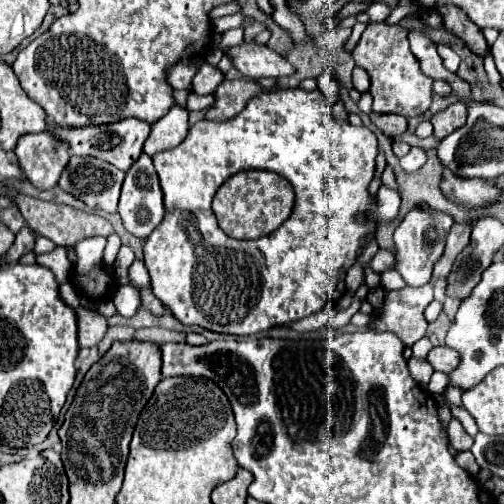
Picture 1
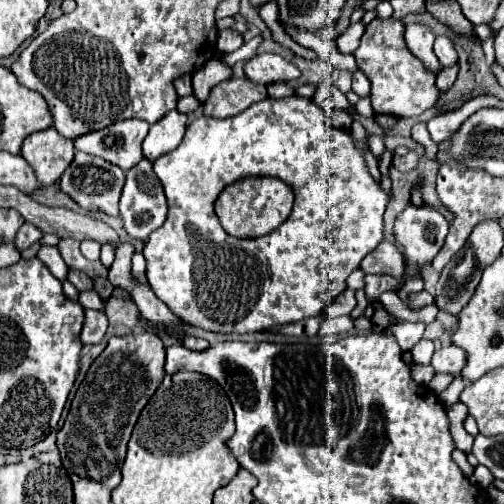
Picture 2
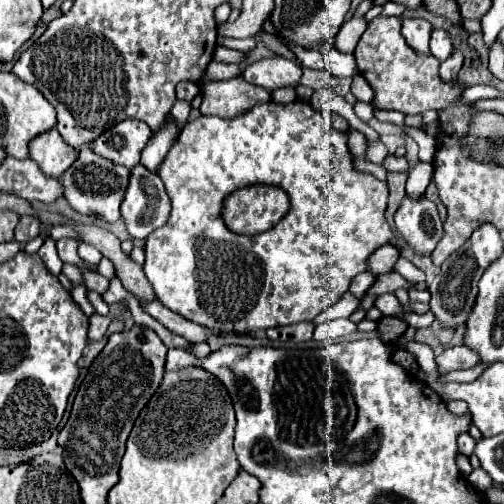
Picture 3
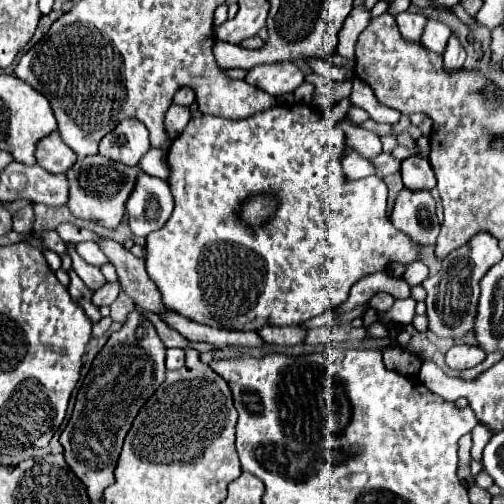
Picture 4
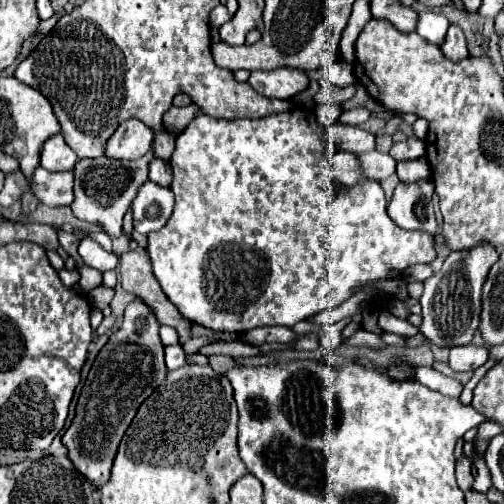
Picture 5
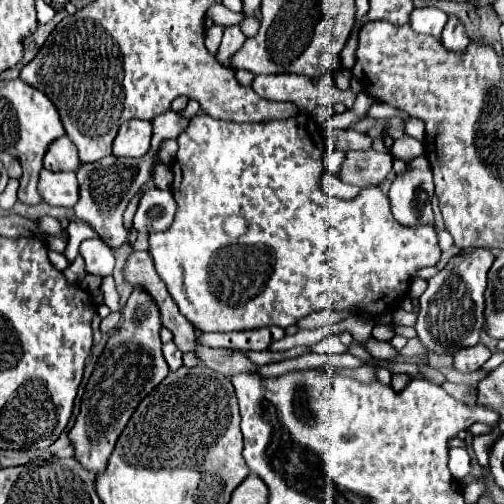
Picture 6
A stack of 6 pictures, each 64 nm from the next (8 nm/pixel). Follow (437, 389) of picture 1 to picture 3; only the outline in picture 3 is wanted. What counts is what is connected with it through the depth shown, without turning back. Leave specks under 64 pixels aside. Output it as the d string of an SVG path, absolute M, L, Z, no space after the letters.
M482 364L476 365L473 368L453 371L440 376L440 381L442 383L459 382L459 383L470 383L476 380L478 376L486 369L486 366Z

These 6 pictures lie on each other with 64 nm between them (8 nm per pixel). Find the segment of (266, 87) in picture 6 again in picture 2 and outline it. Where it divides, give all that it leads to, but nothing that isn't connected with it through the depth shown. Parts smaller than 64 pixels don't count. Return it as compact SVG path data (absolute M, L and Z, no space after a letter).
M258 54L244 64L246 76L256 84L286 82L300 76L300 70L278 54Z

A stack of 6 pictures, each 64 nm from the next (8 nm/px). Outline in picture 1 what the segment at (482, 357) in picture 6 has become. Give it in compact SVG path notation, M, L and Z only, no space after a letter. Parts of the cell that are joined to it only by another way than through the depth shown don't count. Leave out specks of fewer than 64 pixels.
M436 346L428 352L428 358L426 358L434 370L440 370L440 372L452 372L458 364L458 352L448 348L448 346Z

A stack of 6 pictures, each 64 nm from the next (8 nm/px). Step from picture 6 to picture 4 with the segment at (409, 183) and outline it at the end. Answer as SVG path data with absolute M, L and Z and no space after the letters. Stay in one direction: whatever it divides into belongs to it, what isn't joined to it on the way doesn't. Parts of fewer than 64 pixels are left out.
M402 190L396 198L392 224L408 234L420 246L434 246L440 234L440 222L436 218L436 202L428 190Z

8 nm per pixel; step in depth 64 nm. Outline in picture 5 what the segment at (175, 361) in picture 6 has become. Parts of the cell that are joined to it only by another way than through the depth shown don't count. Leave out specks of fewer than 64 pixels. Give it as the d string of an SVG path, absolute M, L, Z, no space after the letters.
M180 344L166 346L166 366L168 366L168 370L176 370L176 368L184 366L184 352L180 350Z

